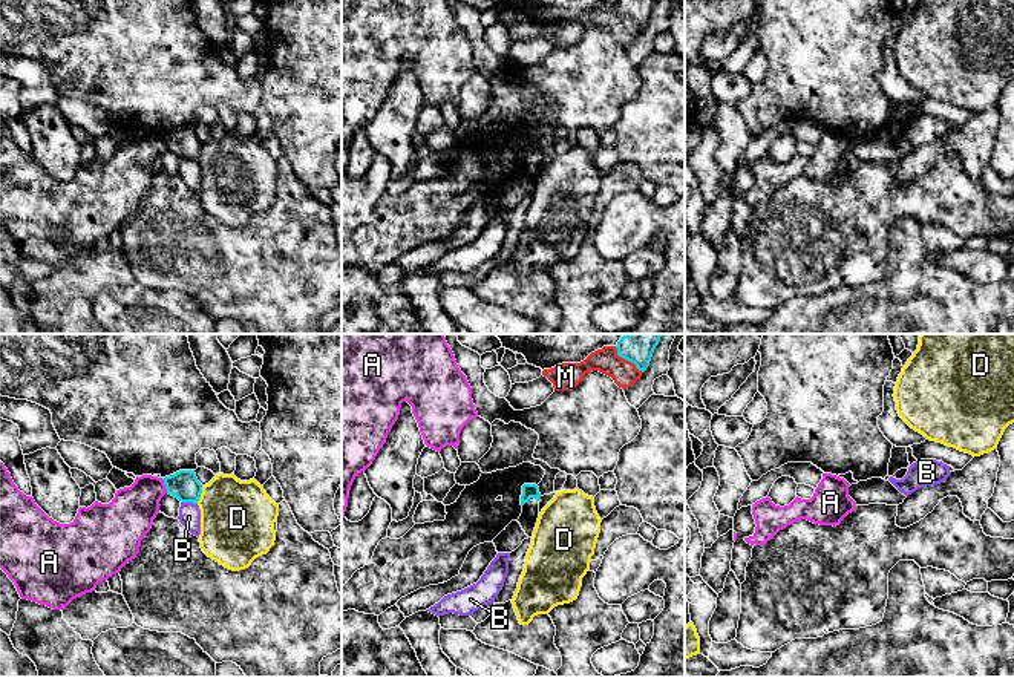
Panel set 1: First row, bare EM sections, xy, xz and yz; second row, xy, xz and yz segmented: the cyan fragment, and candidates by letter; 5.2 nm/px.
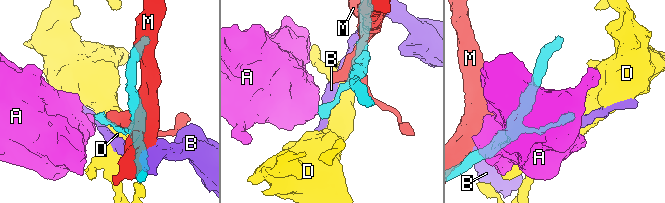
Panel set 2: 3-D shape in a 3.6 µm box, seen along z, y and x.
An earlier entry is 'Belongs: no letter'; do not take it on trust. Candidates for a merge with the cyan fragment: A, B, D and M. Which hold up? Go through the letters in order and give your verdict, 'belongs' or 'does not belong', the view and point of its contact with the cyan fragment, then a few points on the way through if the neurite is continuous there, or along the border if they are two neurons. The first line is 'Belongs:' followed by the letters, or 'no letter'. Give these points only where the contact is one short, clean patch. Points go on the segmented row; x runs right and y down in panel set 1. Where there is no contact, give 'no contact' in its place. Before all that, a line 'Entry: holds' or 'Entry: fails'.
Entry: holds
Belongs: no letter
A: does not belong; contact xy (166, 486); border xy (161, 478), (167, 492)
B: does not belong; contact xy (189, 501)
D: does not belong; contact xy (199, 495); border xy (202, 486), (196, 503)
M: does not belong; contact xz (627, 359)

